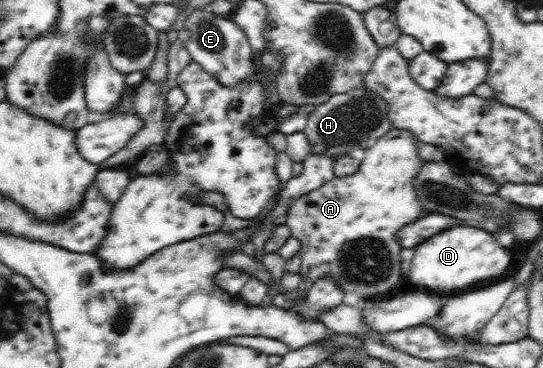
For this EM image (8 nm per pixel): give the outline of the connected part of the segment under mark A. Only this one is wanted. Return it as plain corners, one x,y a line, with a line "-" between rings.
391,127
372,147
364,149
358,171
349,176
334,176
318,189
290,201
285,225
301,244
300,277
308,277
314,285
316,278
328,274
339,283
343,293
352,292
363,300
372,300
381,294
392,295
406,287
400,267
399,254
403,247
398,231
410,223
416,223
427,212
416,197
413,184
424,165
424,160
418,154
417,141
410,130

